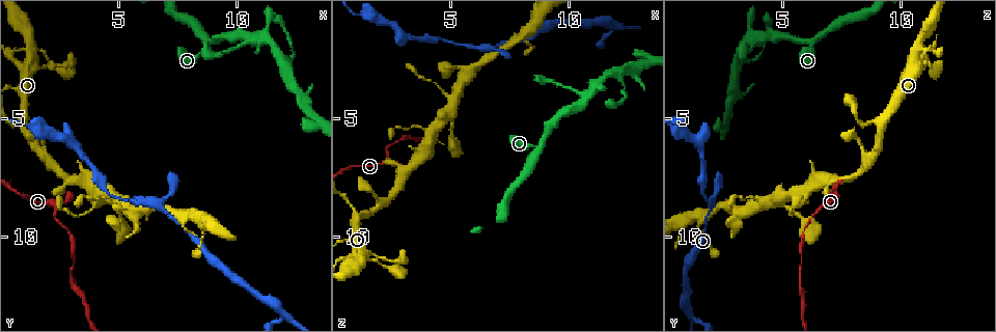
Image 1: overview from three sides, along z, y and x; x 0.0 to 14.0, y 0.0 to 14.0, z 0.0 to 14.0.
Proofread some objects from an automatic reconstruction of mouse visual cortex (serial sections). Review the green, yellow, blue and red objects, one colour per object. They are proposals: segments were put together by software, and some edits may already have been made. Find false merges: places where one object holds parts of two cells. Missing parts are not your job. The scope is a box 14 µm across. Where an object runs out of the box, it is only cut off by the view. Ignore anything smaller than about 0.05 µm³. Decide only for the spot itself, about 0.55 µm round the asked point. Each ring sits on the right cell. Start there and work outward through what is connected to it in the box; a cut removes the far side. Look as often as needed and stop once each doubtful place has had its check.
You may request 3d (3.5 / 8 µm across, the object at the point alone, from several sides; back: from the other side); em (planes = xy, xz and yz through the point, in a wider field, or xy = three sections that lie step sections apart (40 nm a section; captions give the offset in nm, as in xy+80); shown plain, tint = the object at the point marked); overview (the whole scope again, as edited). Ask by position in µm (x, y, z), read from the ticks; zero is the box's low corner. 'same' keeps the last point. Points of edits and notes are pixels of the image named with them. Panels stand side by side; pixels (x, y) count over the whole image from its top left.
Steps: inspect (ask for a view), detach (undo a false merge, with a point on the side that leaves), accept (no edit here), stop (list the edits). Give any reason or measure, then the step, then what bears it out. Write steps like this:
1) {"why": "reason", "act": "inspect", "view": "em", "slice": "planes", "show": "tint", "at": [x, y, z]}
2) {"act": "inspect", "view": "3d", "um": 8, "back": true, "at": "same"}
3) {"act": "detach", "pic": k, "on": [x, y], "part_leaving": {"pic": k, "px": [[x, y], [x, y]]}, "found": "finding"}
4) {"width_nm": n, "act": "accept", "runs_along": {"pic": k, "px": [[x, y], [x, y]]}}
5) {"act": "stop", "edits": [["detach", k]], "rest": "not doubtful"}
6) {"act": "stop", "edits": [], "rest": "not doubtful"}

{"why": "arms part here", "act": "inspect", "view": "3d", "um": 3.5, "at": [8.7, 1.8, 6.2]}

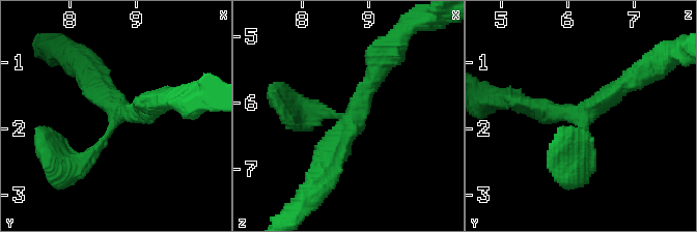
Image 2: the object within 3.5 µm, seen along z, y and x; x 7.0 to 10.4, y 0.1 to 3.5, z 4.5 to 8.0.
{"arms": 3, "act": "accept", "runs_along": {"pic": 2, "px": [[68, 167], [85, 161], [122, 112], [151, 106]]}, "found": "all the same cell"}

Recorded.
{"why": "abrupt turn", "act": "inspect", "view": "3d", "um": 3.5, "at": [6.7, 8.8, 1.9]}

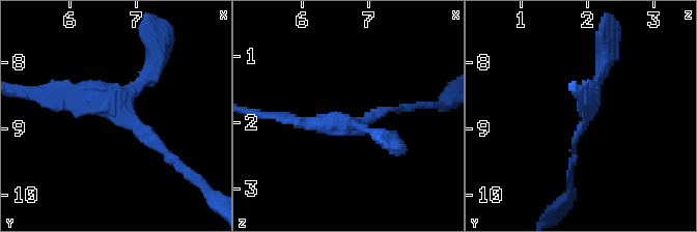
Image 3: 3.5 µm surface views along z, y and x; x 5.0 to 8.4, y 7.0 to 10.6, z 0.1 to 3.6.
{"arms": 3, "arm_widths_nm": [100, 150, 250], "act": "inspect", "view": "em", "slice": "xy", "step": 5, "show": "tint", "at": [6.75, 8.75, 2.05]}

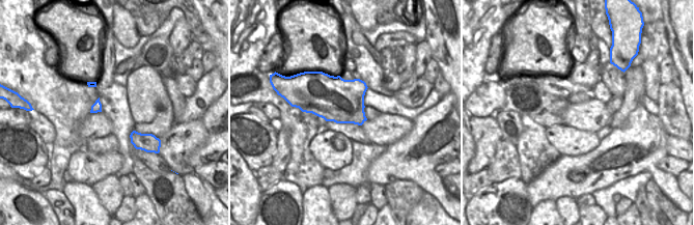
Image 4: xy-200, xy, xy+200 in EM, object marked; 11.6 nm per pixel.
{"width_nm": 500, "act": "accept", "runs_along": {"pic": 3, "px": [[173, 161], [106, 100], [58, 100]]}, "found": "continuous, no second cell"}

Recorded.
{"why": "thin neck", "act": "inspect", "view": "3d", "um": 3.5, "at": [2.5, 8.6, 6.8]}

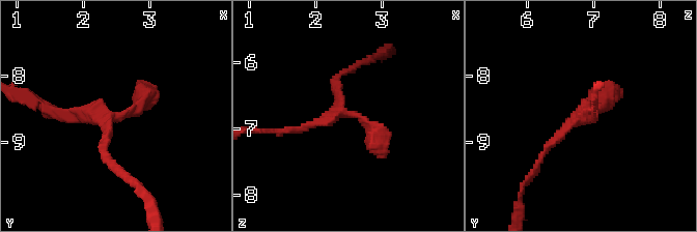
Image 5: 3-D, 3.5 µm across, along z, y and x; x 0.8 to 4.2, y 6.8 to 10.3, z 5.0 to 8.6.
{"act": "inspect", "view": "em", "slice": "xy", "step": 2, "show": "tint", "at": [2.60, 8.55, 6.80]}

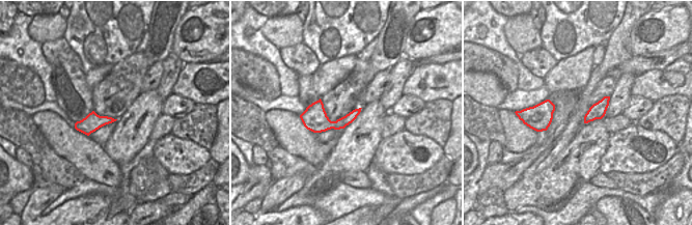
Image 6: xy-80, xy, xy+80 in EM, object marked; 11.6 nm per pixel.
{"why": "cut it another way", "act": "inspect", "view": "em", "slice": "planes", "show": "tint", "at": "same"}

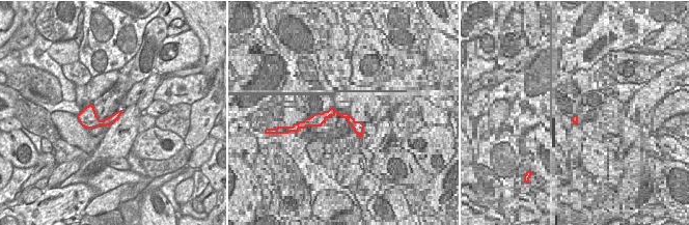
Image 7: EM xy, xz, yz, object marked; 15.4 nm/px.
{"width_nm": 140, "act": "accept", "runs_along": {"pic": 5, "px": [[291, 131], [356, 114], [385, 156]]}, "found": "one cell here"}

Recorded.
{"act": "stop", "edits": [], "rest": "not doubtful"}

